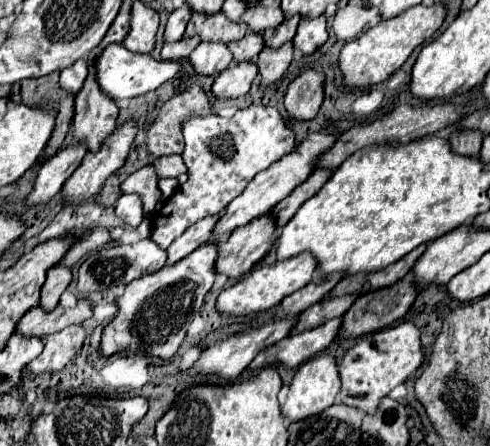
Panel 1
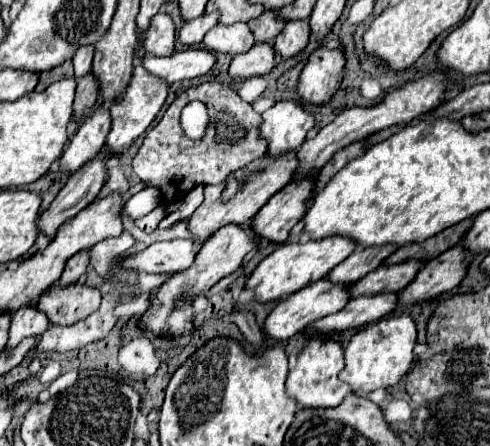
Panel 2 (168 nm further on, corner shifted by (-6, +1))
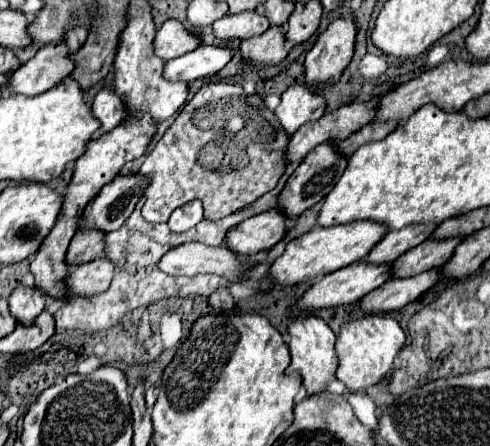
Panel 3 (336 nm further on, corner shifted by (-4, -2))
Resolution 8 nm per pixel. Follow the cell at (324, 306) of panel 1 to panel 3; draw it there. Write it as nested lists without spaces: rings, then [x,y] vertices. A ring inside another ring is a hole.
[[[448,237],[446,241],[426,239],[422,245],[410,249],[402,257],[398,257],[398,261],[394,261],[392,277],[414,277],[426,269],[442,267],[462,239],[464,237]]]

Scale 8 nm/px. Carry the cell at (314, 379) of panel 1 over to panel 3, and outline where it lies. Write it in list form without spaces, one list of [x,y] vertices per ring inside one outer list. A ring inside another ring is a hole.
[[[300,315],[290,321],[288,335],[290,335],[288,347],[292,353],[292,363],[290,363],[288,371],[300,373],[302,383],[308,389],[308,395],[322,391],[326,387],[326,381],[330,377],[334,377],[334,371],[338,367],[338,357],[334,351],[334,343],[336,343],[334,331],[316,315]],[[298,331],[302,331],[302,333],[298,333]]]

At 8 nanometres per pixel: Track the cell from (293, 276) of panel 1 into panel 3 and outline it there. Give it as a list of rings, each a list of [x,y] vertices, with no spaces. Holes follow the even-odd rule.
[[[354,221],[354,225],[336,225],[334,229],[314,227],[312,231],[288,243],[284,255],[278,257],[270,267],[270,277],[278,285],[296,285],[308,277],[326,275],[340,267],[352,265],[366,257],[370,249],[384,237],[386,231],[388,229],[382,229],[382,225],[374,225],[374,221]]]

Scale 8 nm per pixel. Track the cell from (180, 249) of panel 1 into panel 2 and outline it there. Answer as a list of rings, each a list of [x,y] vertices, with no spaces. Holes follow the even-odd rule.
[[[288,152],[288,154],[284,154],[284,156],[278,158],[278,160],[270,160],[270,158],[266,158],[266,156],[264,156],[264,158],[256,158],[254,162],[250,162],[248,166],[244,166],[242,170],[238,170],[238,178],[248,178],[250,172],[252,172],[252,170],[258,170],[258,168],[264,168],[264,172],[258,174],[258,176],[248,178],[246,184],[238,190],[238,194],[236,194],[228,204],[222,204],[222,202],[220,202],[220,192],[224,190],[224,184],[218,184],[218,186],[208,184],[208,186],[204,186],[204,196],[206,196],[206,198],[204,198],[204,202],[198,206],[198,210],[188,218],[188,230],[190,230],[190,234],[194,236],[194,240],[196,240],[196,242],[204,242],[204,240],[208,240],[216,230],[220,230],[220,228],[226,226],[226,224],[242,224],[242,226],[248,224],[248,222],[252,220],[252,216],[268,202],[268,198],[270,198],[272,194],[276,194],[282,186],[286,186],[286,184],[290,182],[290,176],[292,176],[292,172],[296,170],[296,166],[298,166],[298,164],[296,164],[296,152]]]

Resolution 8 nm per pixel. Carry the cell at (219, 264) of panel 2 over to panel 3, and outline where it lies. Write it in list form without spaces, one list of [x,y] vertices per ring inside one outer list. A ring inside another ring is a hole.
[[[274,207],[248,217],[246,221],[230,229],[226,235],[226,247],[234,253],[254,255],[258,251],[274,247],[286,235],[286,231],[286,215],[278,207]]]

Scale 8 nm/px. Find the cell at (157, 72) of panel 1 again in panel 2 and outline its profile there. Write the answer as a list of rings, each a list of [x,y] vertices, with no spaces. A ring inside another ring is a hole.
[[[202,48],[176,50],[170,56],[148,56],[146,54],[142,58],[142,66],[150,74],[156,74],[158,78],[164,78],[168,84],[202,76],[214,66],[214,62],[216,62],[214,54],[206,52]]]

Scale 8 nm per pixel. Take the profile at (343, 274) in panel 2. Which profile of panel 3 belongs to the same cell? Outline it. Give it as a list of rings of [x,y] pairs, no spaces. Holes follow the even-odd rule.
[[[408,225],[406,229],[388,231],[382,241],[368,253],[366,261],[370,263],[392,263],[408,249],[420,245],[422,241],[430,239],[436,225]]]

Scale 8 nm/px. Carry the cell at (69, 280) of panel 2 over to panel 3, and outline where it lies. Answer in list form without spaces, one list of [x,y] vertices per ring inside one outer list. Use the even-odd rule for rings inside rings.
[[[80,229],[70,241],[70,249],[66,253],[66,263],[70,267],[78,267],[82,263],[92,261],[94,257],[104,253],[104,231],[100,229]]]

